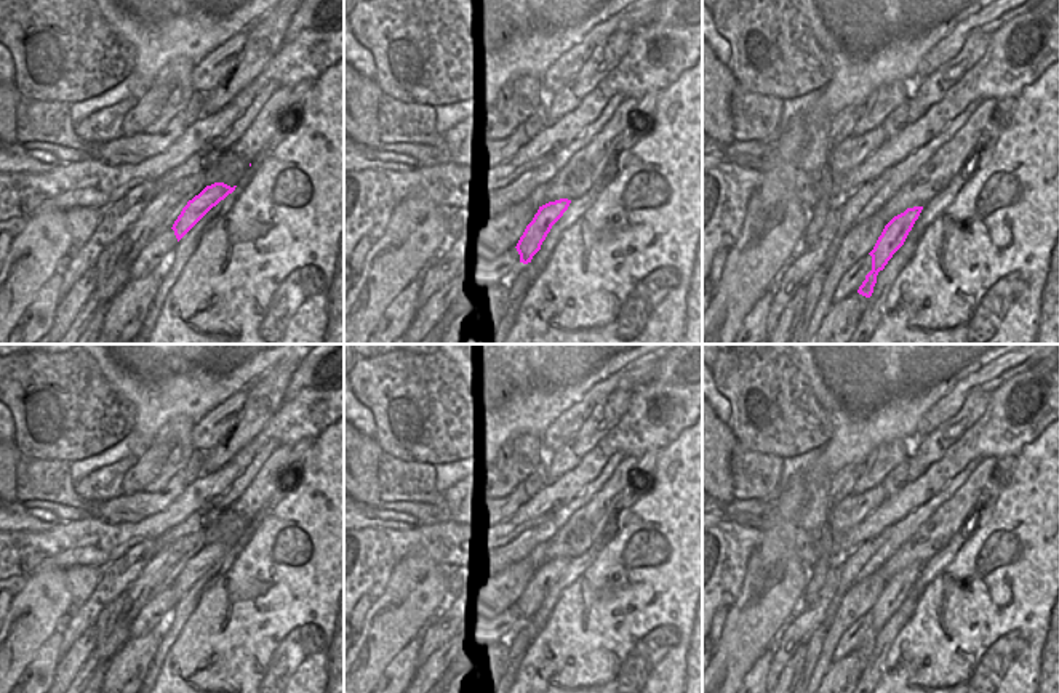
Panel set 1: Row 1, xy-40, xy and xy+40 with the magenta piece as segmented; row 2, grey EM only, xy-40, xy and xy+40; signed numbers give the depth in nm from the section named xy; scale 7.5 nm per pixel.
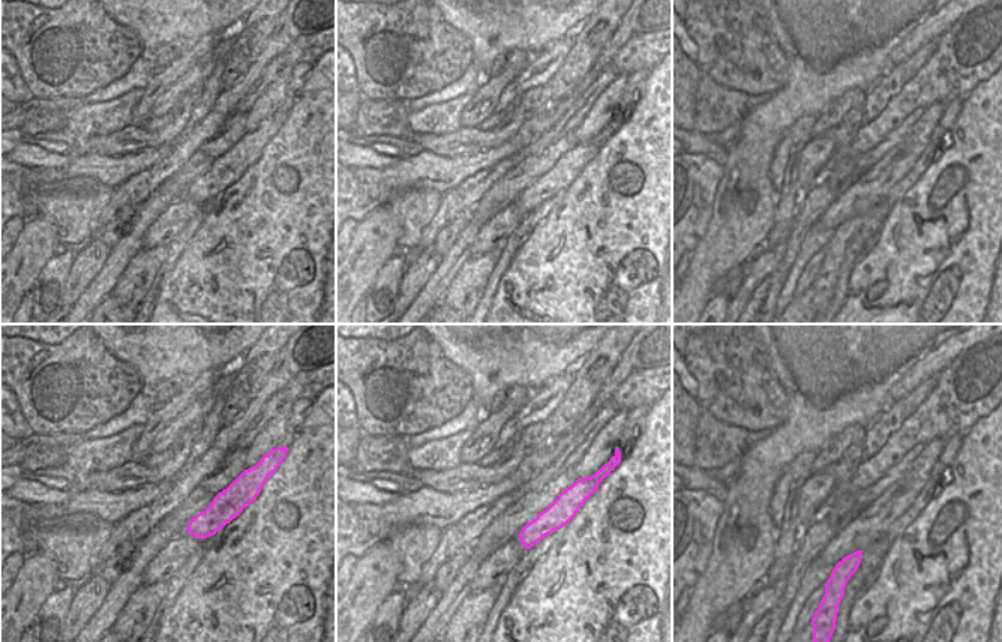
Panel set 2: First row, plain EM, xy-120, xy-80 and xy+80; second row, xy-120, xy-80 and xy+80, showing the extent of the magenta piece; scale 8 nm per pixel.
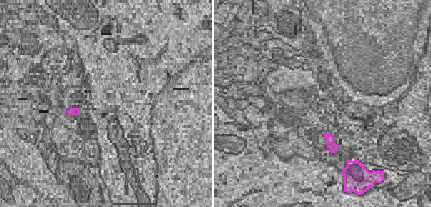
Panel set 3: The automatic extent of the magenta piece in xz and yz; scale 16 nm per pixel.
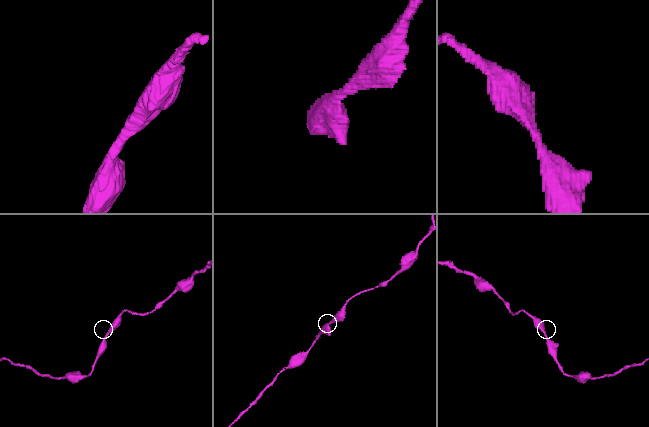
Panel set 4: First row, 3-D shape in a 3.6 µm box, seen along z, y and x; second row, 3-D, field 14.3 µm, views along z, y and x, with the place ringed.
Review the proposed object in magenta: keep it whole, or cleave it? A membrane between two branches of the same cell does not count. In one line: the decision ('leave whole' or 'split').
leave whole

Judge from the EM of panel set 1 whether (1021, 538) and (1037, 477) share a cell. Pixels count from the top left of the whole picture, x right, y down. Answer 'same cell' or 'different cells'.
same cell

